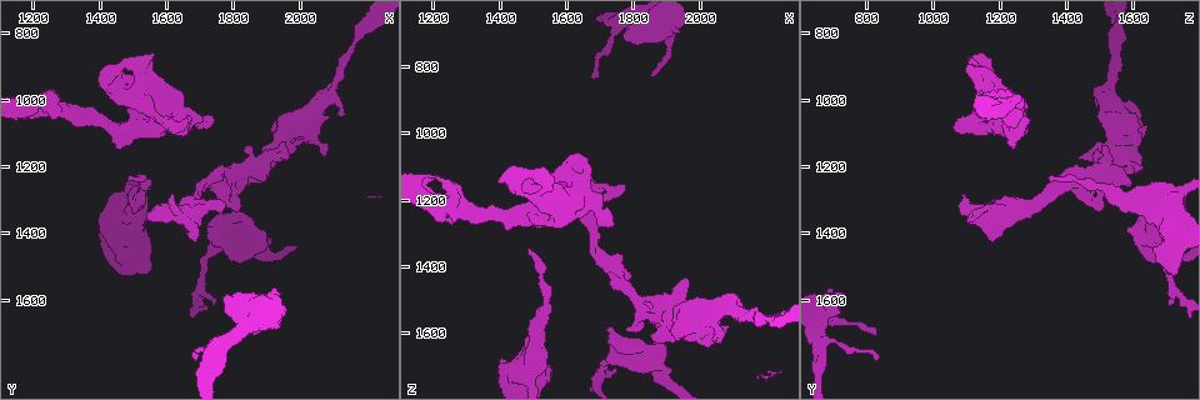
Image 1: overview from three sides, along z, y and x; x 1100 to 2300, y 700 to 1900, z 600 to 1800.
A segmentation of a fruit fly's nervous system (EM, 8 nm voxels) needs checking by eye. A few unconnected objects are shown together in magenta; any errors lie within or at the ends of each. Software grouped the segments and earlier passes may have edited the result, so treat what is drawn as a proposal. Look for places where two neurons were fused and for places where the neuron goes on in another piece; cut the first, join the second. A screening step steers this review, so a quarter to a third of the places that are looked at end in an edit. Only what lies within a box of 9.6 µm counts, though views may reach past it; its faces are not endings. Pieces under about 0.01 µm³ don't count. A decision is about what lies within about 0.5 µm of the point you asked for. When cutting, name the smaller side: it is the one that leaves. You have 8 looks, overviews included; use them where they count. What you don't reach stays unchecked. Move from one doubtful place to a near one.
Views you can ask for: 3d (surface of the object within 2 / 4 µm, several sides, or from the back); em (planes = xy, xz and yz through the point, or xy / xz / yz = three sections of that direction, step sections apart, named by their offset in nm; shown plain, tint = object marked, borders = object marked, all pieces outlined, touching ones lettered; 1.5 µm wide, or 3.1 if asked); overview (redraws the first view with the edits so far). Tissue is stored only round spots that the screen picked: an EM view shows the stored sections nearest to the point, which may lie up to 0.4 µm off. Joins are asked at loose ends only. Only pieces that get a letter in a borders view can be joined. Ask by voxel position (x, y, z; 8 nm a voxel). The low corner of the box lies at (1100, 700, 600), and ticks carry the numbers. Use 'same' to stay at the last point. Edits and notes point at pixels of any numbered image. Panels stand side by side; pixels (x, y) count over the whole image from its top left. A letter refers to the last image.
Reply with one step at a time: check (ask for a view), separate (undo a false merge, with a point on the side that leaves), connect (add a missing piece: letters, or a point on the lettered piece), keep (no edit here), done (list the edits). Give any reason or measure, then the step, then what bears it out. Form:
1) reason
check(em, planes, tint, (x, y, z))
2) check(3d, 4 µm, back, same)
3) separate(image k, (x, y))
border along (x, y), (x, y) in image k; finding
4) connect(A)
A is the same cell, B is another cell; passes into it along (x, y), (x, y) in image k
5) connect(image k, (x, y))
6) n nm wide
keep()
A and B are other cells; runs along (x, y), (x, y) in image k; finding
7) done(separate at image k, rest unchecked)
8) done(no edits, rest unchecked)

branch stops here
check(3d, 4 µm, (1580, 1310, 1190))

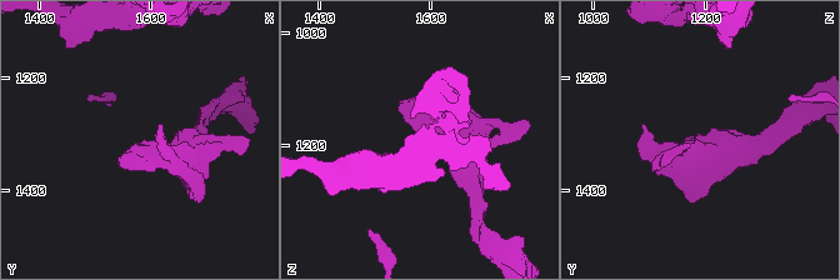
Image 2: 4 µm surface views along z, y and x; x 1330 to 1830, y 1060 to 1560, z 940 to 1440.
shape alone is not enough
check(em, xy, step 8, tint, (1585, 1315, 1190))

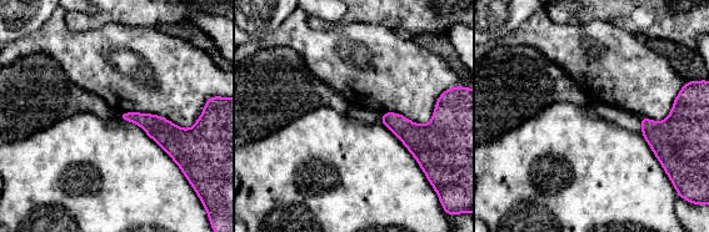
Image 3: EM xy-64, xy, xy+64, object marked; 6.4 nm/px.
another direction
check(em, planes, borders, same)

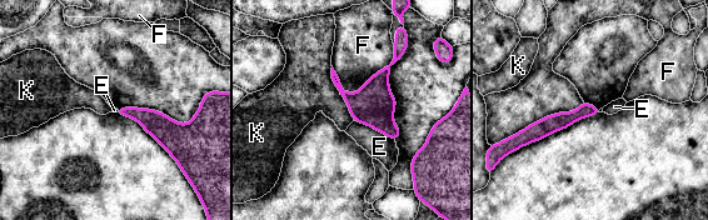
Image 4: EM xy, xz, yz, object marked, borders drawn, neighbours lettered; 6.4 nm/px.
keep()
E, F and K are other cells; runs along (594, 110), (584, 110), (522, 136) in image 4; no lettered piece goes on from it

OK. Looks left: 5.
an open end
check(em, planes, borders, (1680, 1770, 840))

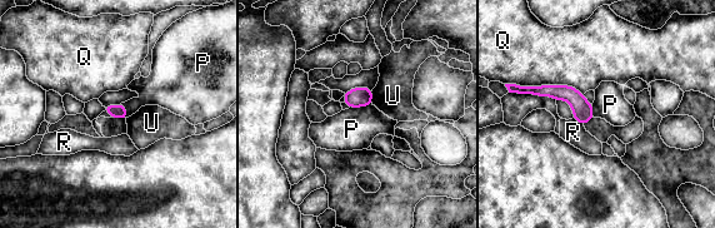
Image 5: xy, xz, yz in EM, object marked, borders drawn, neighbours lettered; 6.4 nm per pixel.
keep()
P, Q, R and U are other cells; no lettered piece goes on from it

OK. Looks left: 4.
check(em, planes, borders, (1850, 1210, 1610))

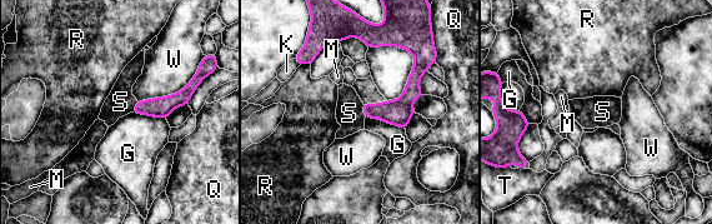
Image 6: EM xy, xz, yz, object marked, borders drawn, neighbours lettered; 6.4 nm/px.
keep()
G, K, M, Q, R, S, T and W are other cells; border along (361, 103), (361, 110), (365, 117) in image 6; none of them fits

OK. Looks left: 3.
done(no edits, rest unchecked)

